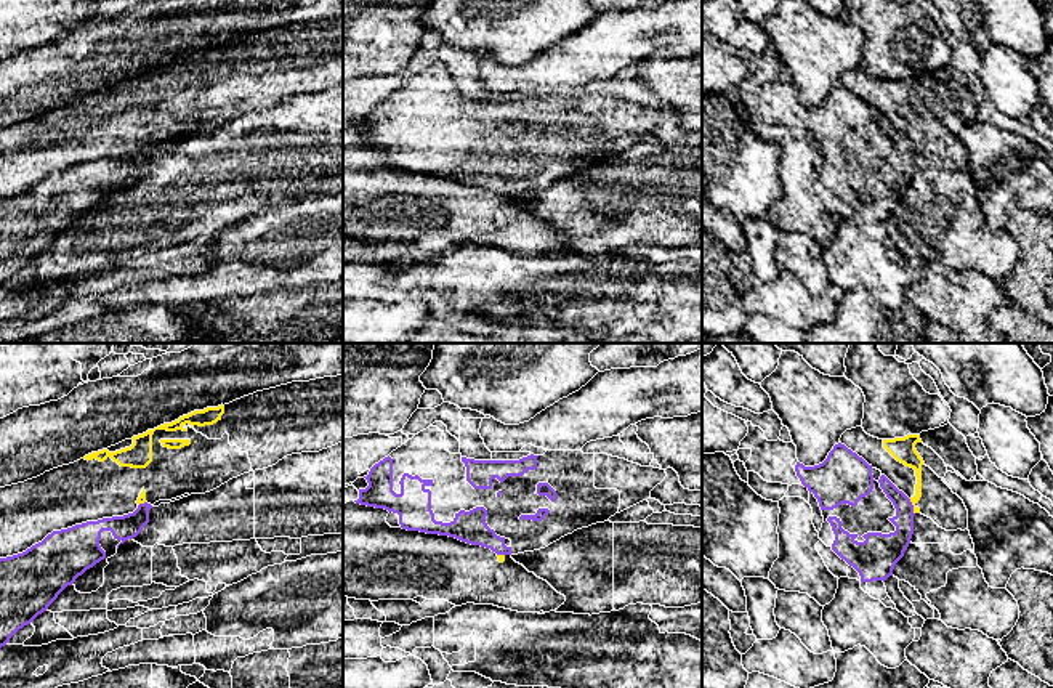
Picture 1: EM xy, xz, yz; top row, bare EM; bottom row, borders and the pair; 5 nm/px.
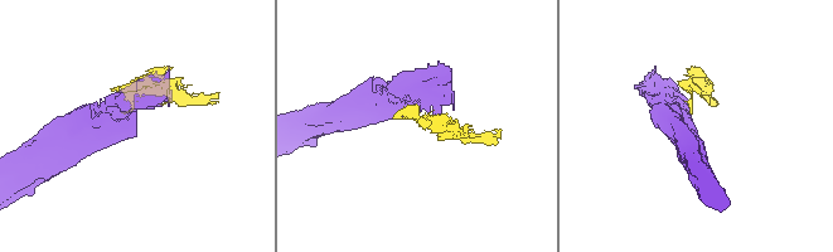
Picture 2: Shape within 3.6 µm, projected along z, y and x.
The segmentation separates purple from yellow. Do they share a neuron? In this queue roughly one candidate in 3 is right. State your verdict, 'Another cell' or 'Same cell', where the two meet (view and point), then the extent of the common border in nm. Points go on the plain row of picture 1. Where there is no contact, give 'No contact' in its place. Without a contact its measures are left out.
Another cell. Touches purple at yz (912, 148). Shared border 80 nm

